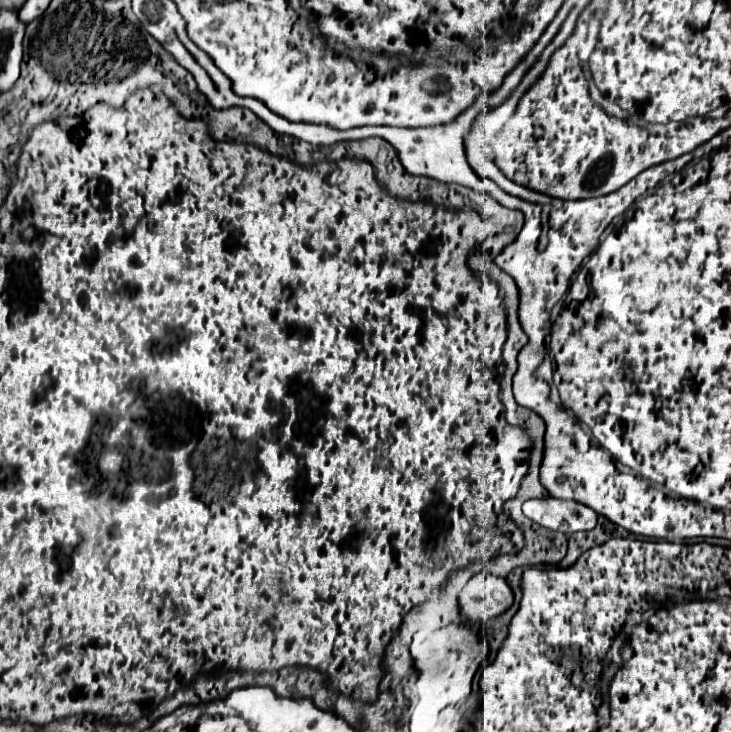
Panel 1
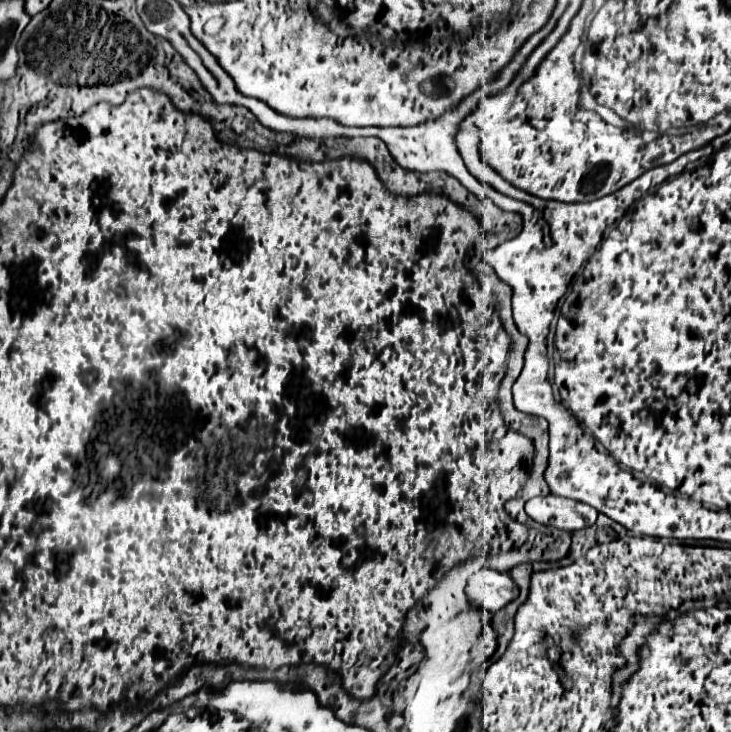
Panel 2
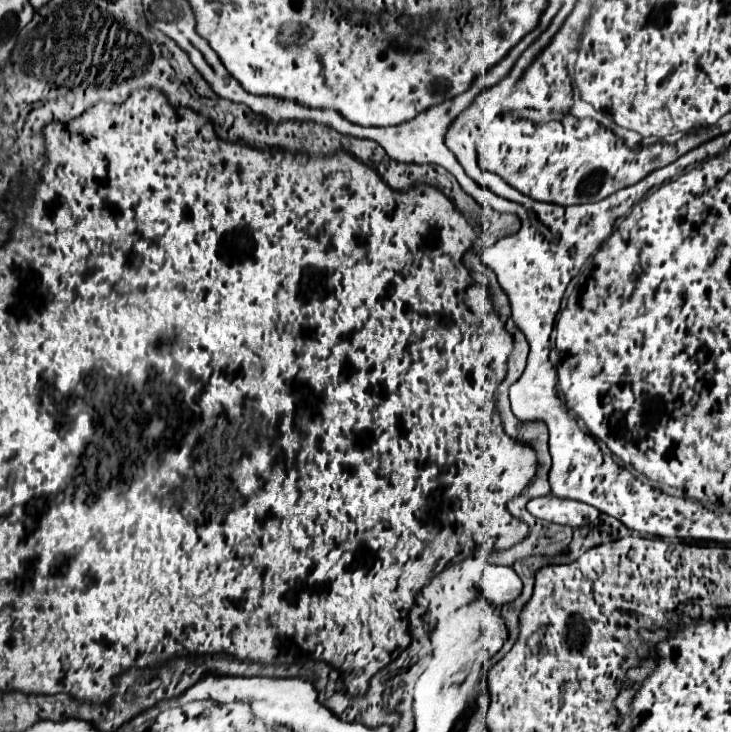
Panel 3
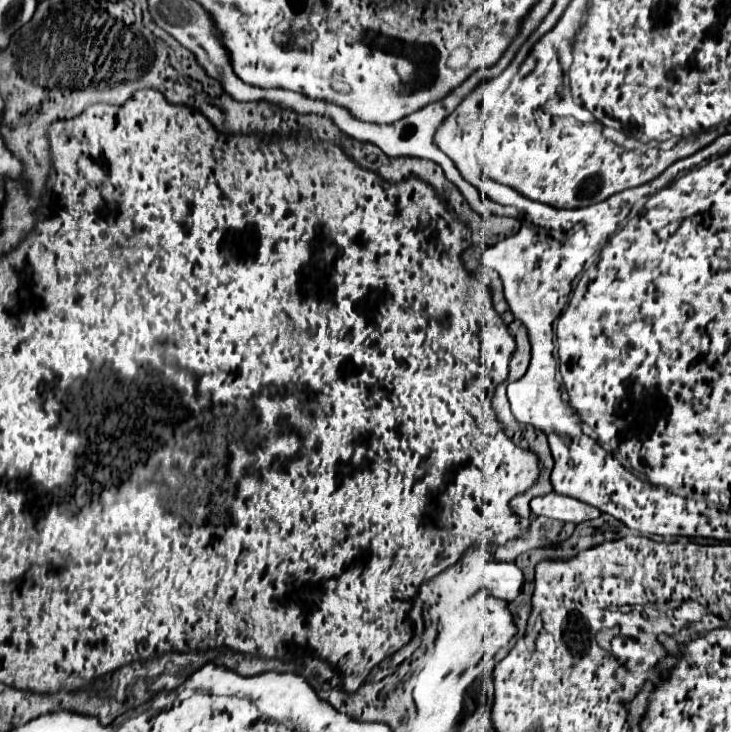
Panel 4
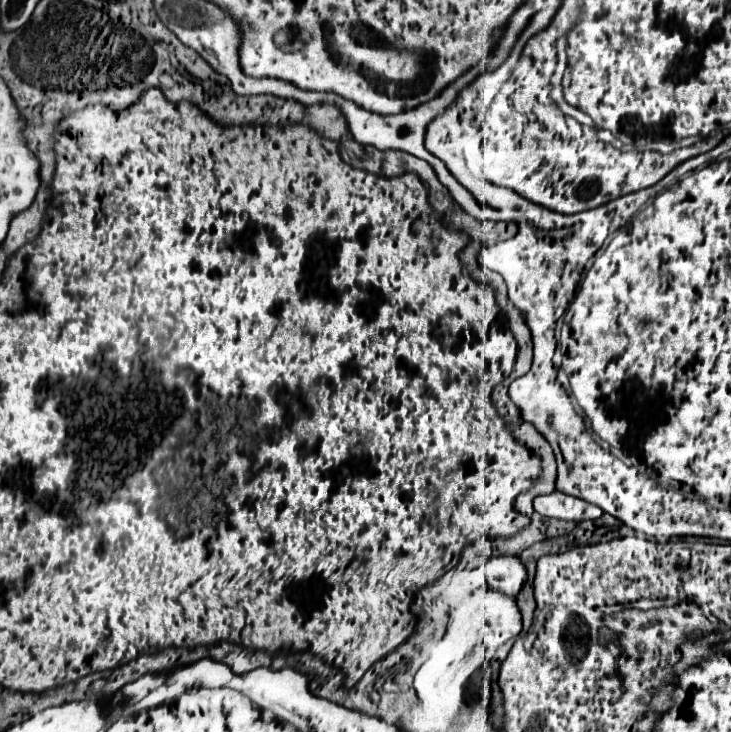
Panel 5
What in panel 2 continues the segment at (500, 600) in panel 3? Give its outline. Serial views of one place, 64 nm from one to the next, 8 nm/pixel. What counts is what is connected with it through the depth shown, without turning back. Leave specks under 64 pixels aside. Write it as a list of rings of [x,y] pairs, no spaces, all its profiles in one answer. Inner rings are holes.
[[[482,568],[470,578],[466,586],[466,596],[472,606],[496,614],[518,596],[518,586],[512,582],[510,574]]]

